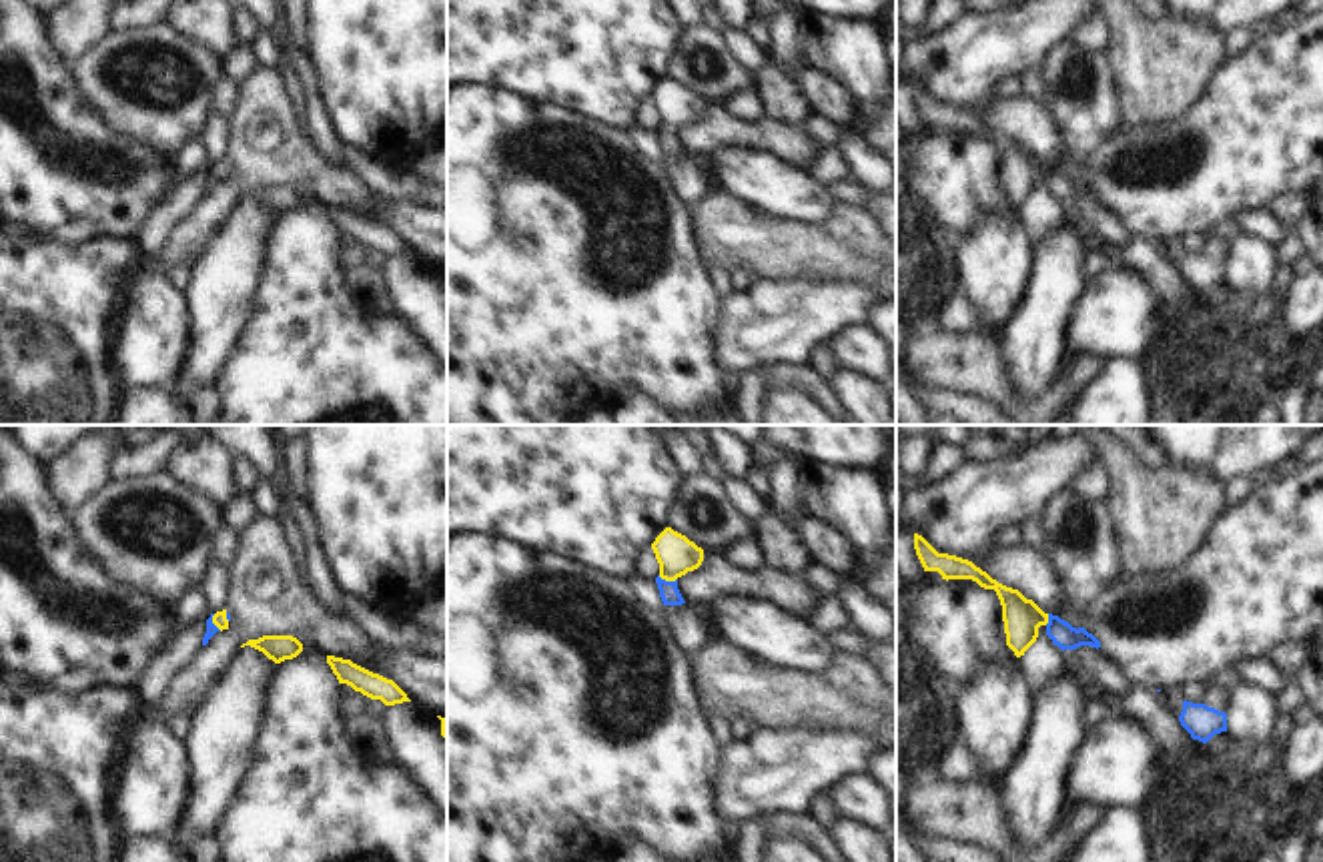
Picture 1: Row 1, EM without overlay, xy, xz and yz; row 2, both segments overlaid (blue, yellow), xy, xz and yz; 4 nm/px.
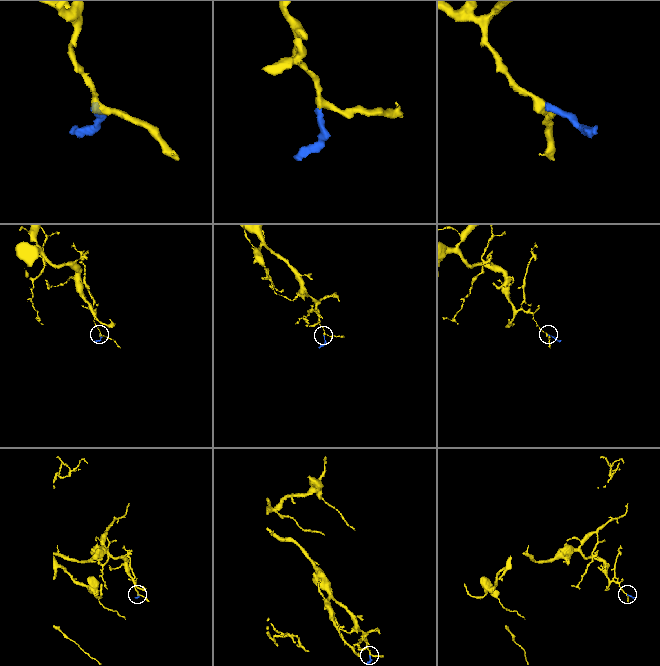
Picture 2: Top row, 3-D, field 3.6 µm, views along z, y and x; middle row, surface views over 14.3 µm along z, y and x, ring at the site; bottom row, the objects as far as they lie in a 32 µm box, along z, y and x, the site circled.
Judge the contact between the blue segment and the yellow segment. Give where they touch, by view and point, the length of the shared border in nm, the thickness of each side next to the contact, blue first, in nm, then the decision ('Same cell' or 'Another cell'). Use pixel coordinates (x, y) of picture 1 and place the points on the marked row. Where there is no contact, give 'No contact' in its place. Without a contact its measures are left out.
Touches blue at xz (668, 582). Shared border 80 nm. Thickness 80 nm (blue) against 160 nm. Same cell

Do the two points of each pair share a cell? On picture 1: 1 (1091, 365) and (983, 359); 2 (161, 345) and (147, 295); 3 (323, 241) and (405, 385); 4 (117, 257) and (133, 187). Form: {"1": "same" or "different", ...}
{"1": "same", "2": "same", "3": "same", "4": "different"}

